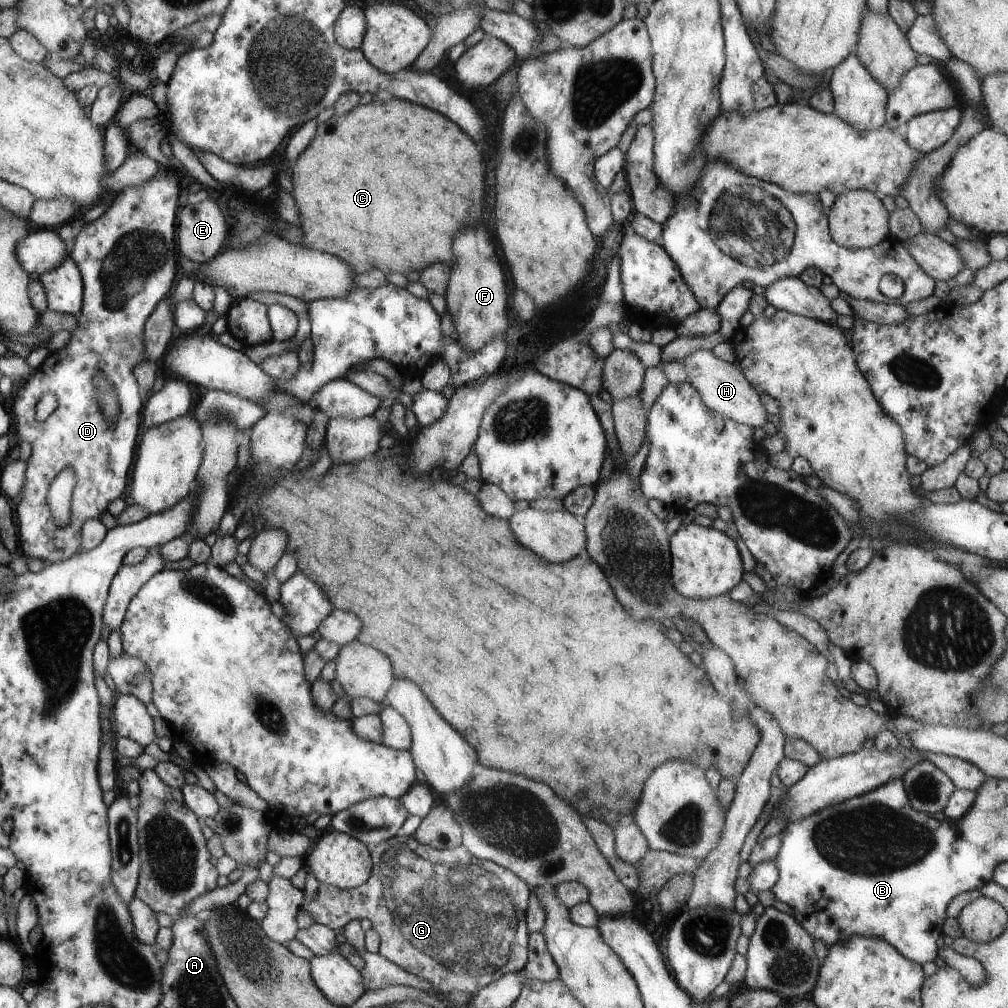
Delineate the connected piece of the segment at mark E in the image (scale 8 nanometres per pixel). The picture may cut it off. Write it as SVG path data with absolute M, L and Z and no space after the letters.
M214 200L184 206L178 228L178 248L196 264L211 261L226 242L228 226Z

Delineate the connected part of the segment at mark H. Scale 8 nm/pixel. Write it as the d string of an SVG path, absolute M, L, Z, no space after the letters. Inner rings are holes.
M694 351L684 358L688 373L688 384L702 397L704 404L718 414L755 428L763 428L768 422L768 411L762 404L760 393L748 382L736 363L732 364L716 357L712 351Z

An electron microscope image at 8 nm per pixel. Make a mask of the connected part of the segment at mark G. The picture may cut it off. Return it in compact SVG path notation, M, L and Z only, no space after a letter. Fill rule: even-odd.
M414 834L410 836L393 836L391 839L373 846L371 851L372 871L370 878L364 884L353 889L339 889L320 883L316 898L310 904L303 902L301 908L310 912L318 923L326 925L333 931L344 928L352 919L362 920L363 918L368 918L372 922L374 930L378 932L381 938L378 953L399 967L402 967L406 972L432 982L438 988L439 991L437 993L441 996L447 992L452 992L452 990L467 990L473 993L508 973L523 972L528 962L529 953L530 932L527 929L526 911L531 888L511 870L496 864L494 861L478 859L469 849L465 849L463 845L453 849L435 849L433 846L422 844Z

